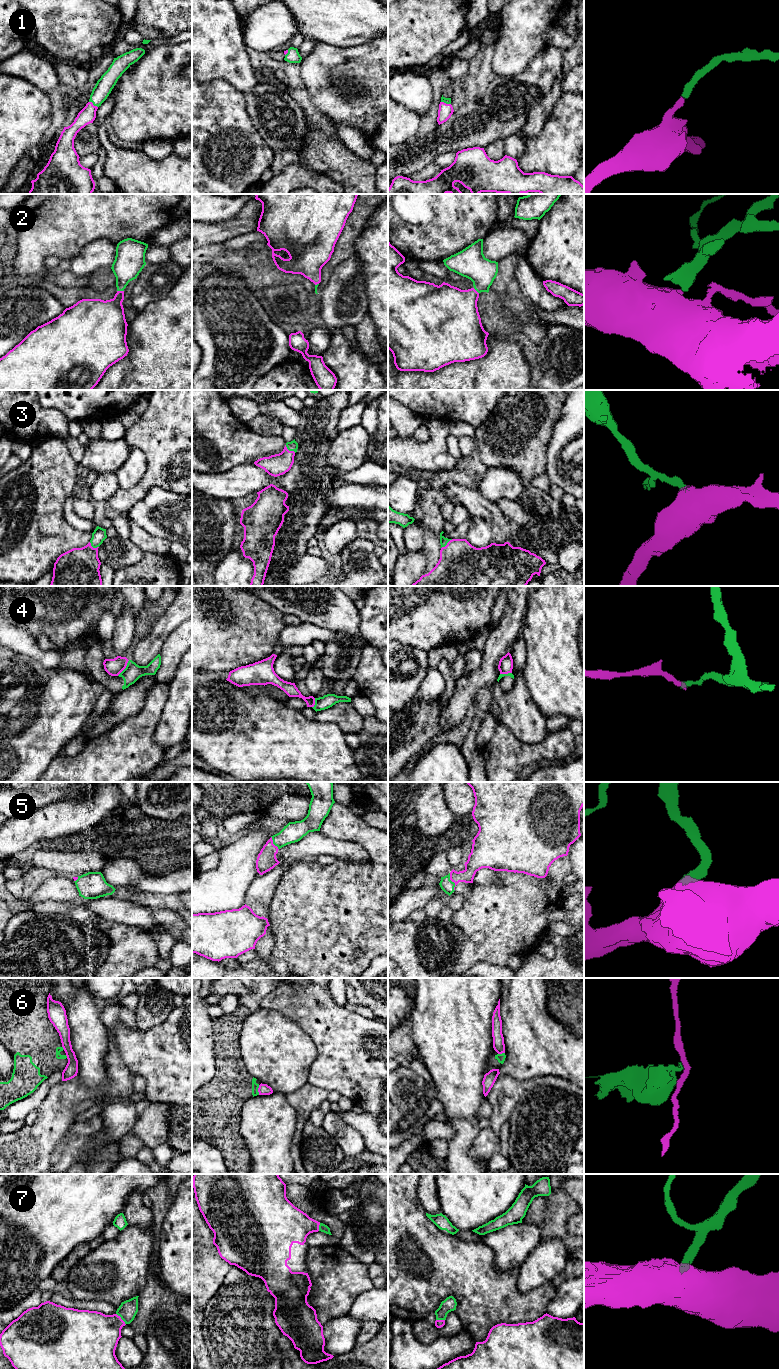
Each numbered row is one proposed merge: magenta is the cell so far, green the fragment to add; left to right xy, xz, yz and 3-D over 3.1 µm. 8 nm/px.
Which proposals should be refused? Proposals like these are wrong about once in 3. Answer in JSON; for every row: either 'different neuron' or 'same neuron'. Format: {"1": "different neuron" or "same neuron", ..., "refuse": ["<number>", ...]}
{"1": "same neuron", "2": "same neuron", "3": "same neuron", "4": "different neuron", "5": "same neuron", "6": "different neuron", "7": "same neuron", "refuse": ["4", "6"]}

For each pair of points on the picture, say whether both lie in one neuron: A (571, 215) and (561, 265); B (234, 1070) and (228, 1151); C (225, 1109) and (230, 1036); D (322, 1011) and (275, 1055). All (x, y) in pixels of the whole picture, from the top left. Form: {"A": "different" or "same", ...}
{"A": "same", "B": "same", "C": "same", "D": "different"}

